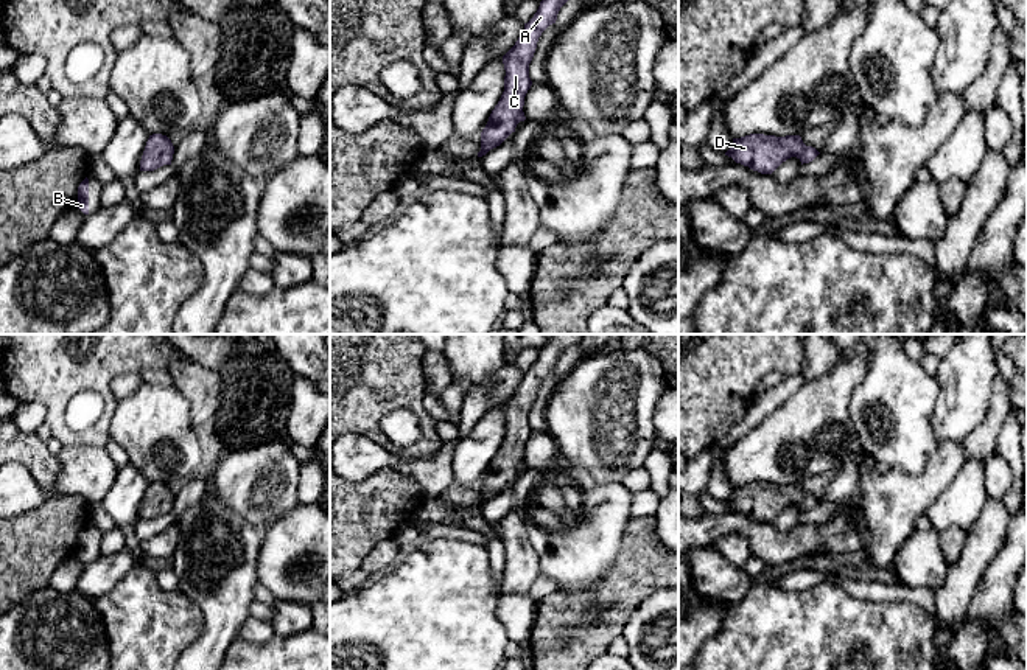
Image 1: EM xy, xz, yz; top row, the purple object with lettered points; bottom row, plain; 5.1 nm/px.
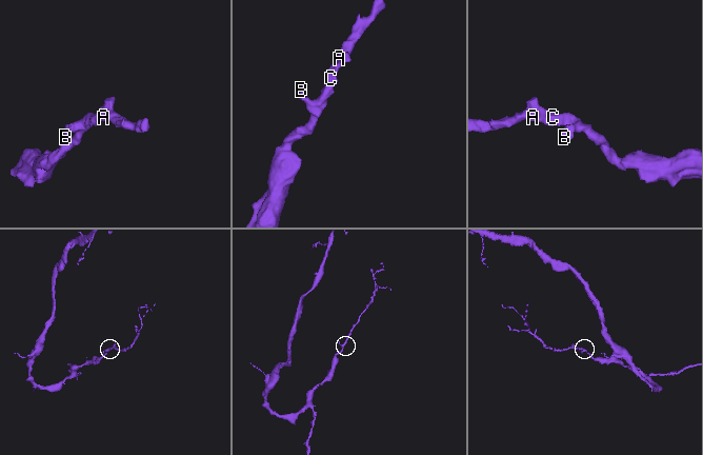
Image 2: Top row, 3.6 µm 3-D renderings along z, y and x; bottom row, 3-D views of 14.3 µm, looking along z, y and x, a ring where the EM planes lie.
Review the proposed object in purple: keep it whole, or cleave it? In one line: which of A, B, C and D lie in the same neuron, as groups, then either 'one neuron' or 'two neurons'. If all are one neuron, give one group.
A B C D | one neuron

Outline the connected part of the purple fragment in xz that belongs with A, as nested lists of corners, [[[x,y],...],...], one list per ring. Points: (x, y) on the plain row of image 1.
[[[551,334],[534,365],[524,372],[524,378],[515,393],[503,404],[506,418],[504,440],[492,459],[481,480],[481,499],[478,505],[499,494],[520,469],[524,469],[524,445],[532,434],[529,412],[534,406],[538,386],[557,368],[560,356],[582,340],[584,334]]]

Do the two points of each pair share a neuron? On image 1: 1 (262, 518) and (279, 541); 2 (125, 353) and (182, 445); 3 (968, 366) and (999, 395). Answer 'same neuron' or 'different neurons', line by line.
1: different neurons
2: different neurons
3: different neurons

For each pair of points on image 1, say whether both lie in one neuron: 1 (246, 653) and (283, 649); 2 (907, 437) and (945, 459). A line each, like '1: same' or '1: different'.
1: same
2: different

